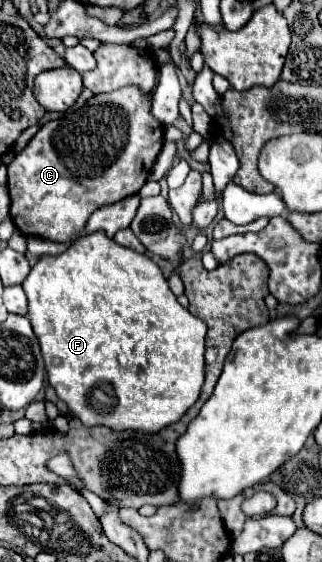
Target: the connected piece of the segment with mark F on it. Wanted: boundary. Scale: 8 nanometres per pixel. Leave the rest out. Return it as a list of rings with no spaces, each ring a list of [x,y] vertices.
[[[96,231],[84,237],[78,237],[64,253],[60,255],[44,255],[36,261],[36,265],[30,269],[26,281],[22,283],[26,295],[28,295],[28,319],[32,323],[32,329],[40,341],[42,357],[46,363],[46,373],[50,385],[56,389],[58,397],[68,405],[68,409],[80,417],[80,421],[90,425],[106,425],[112,429],[136,429],[146,433],[156,433],[158,429],[174,423],[182,413],[186,413],[198,399],[200,387],[204,381],[204,335],[206,335],[206,323],[198,317],[194,317],[188,309],[184,309],[174,293],[170,291],[160,267],[146,255],[138,255],[134,249],[126,249],[124,245],[118,245],[110,237],[106,237],[104,231]]]

